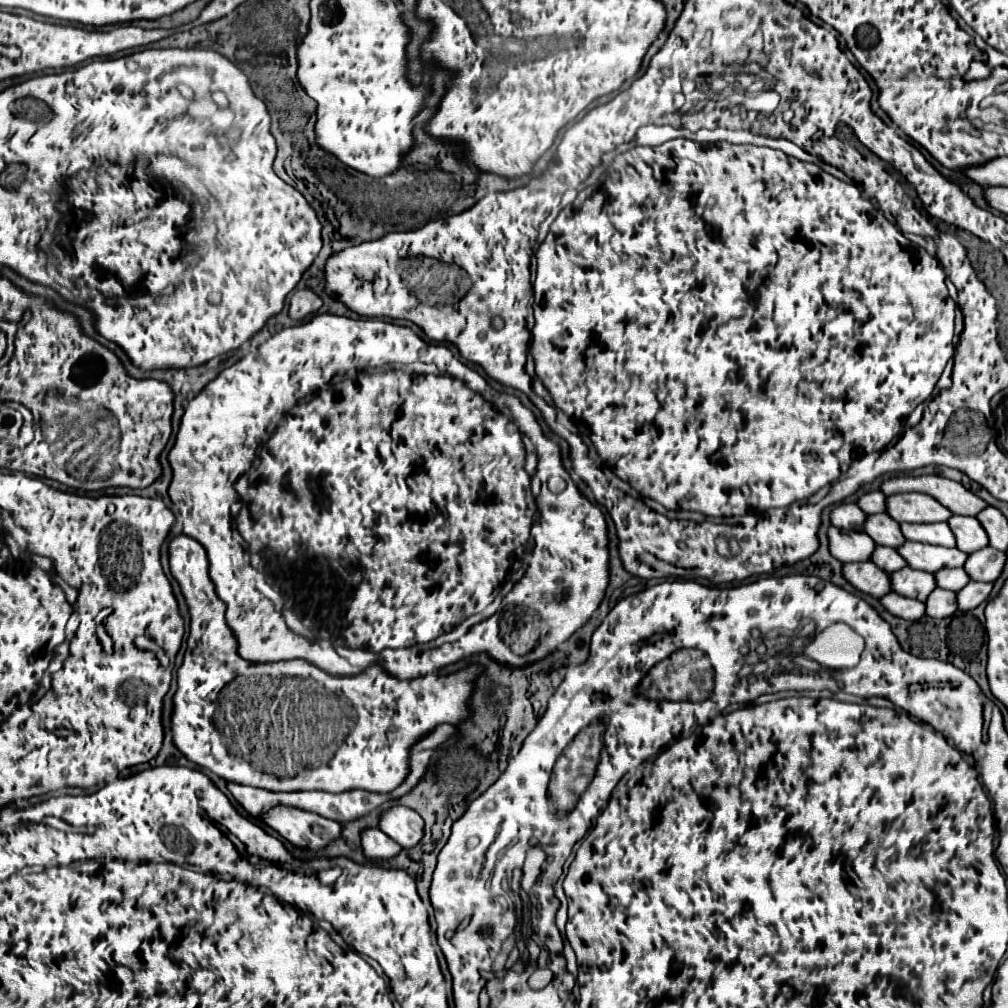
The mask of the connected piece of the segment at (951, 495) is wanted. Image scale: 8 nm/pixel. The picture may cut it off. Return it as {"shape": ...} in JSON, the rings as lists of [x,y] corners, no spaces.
{"shape":[[[897,476],[885,480],[879,490],[885,496],[901,492],[923,492],[933,496],[953,514],[961,516],[977,516],[987,506],[979,496],[945,476]]]}

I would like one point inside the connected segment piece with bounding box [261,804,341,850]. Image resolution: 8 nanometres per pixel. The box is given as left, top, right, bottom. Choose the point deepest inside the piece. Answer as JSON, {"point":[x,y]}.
{"point":[298,826]}

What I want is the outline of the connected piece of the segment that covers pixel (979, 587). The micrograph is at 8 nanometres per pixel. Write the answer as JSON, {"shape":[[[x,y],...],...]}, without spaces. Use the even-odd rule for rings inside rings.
{"shape":[[[969,582],[967,586],[963,586],[963,590],[957,592],[959,610],[967,612],[967,610],[977,608],[981,602],[987,600],[991,588],[993,588],[993,584],[987,584],[987,582]]]}

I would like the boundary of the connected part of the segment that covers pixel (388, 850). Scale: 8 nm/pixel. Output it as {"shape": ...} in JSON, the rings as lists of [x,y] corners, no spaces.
{"shape":[[[367,828],[361,832],[361,846],[367,858],[391,858],[399,854],[401,846],[383,834],[379,828]]]}

